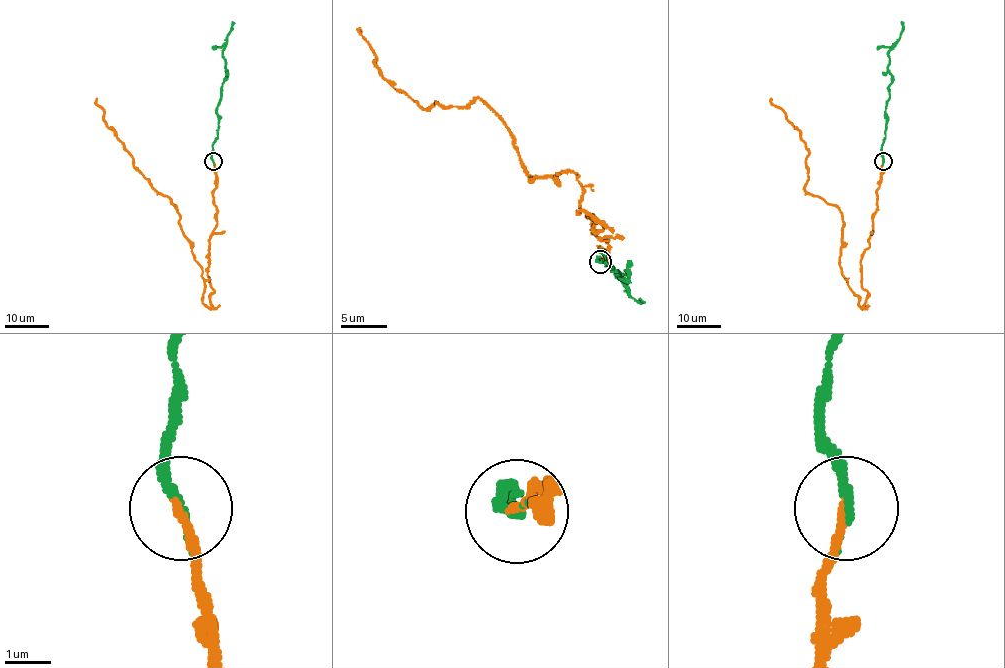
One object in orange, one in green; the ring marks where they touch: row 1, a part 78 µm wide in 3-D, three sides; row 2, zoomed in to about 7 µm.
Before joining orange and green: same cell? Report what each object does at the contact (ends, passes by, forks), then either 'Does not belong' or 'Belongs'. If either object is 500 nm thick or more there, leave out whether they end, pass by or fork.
At the ring orange ends. At the ring green ends. Belongs

